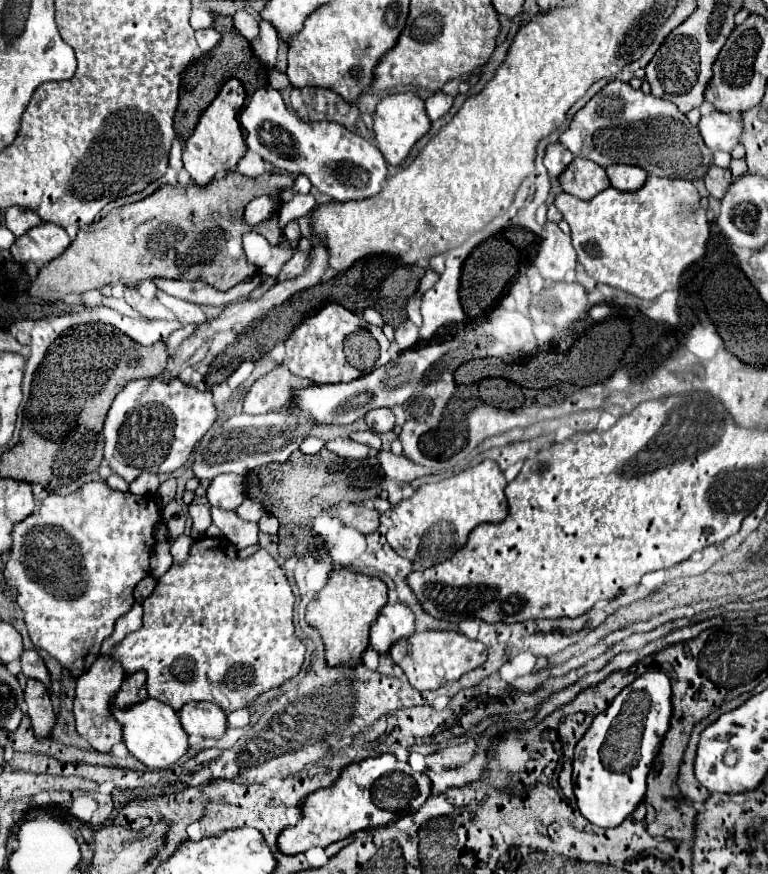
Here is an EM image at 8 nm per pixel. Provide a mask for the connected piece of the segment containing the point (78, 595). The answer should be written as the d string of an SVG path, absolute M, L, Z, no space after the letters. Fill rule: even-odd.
M88 482L68 496L50 494L38 508L12 530L10 558L4 566L4 580L16 590L16 604L24 612L30 640L46 650L76 680L100 656L102 642L114 632L118 616L134 604L134 588L150 572L150 552L156 546L154 530L162 520L160 502L152 496L134 496L112 490L106 482Z

